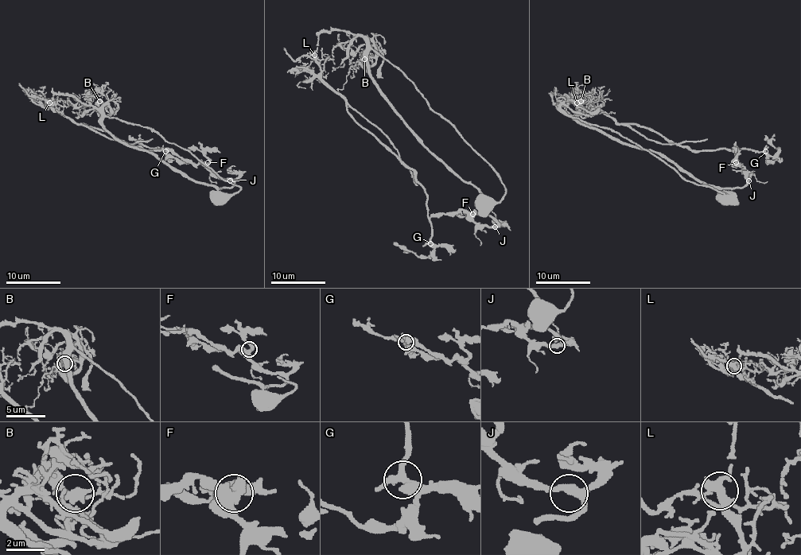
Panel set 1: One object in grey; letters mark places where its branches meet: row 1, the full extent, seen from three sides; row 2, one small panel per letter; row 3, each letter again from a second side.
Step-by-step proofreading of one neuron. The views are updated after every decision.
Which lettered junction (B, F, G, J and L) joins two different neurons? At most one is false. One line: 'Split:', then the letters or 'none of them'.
Split: L

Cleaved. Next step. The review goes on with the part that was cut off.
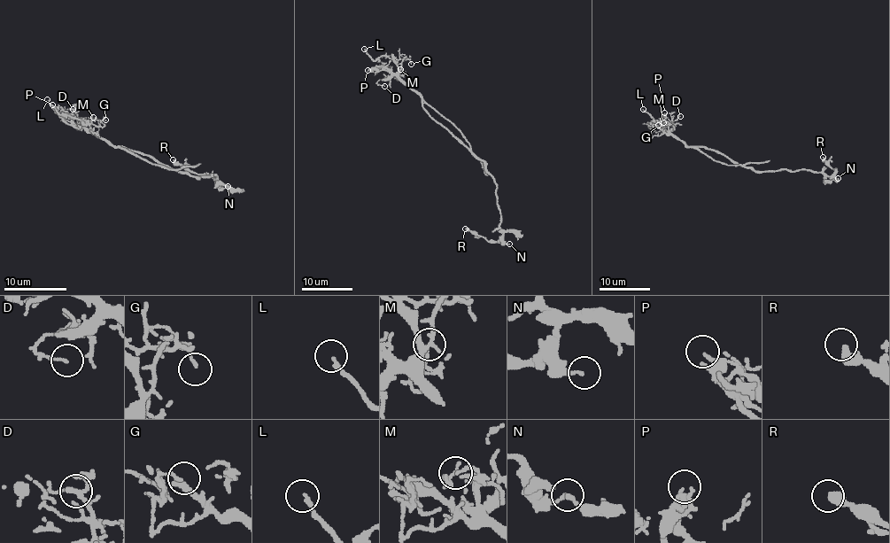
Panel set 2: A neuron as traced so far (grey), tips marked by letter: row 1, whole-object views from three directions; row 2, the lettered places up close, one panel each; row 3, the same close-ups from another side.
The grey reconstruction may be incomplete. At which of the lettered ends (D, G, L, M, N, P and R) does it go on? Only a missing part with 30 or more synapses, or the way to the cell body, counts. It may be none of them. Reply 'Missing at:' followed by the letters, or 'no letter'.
Missing at: no letter

